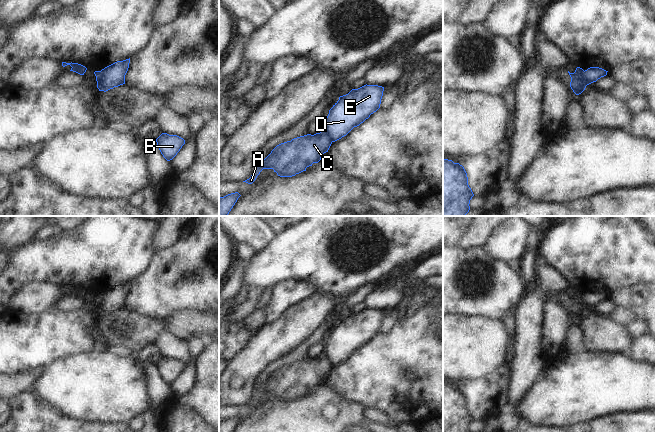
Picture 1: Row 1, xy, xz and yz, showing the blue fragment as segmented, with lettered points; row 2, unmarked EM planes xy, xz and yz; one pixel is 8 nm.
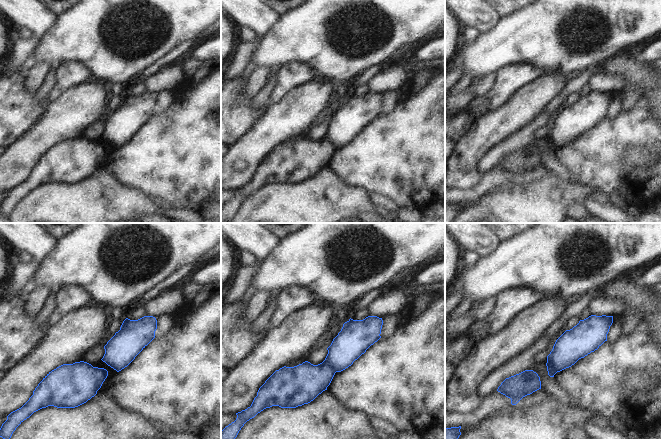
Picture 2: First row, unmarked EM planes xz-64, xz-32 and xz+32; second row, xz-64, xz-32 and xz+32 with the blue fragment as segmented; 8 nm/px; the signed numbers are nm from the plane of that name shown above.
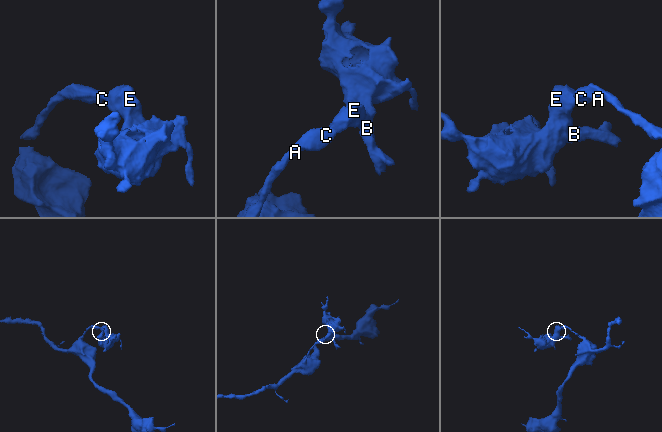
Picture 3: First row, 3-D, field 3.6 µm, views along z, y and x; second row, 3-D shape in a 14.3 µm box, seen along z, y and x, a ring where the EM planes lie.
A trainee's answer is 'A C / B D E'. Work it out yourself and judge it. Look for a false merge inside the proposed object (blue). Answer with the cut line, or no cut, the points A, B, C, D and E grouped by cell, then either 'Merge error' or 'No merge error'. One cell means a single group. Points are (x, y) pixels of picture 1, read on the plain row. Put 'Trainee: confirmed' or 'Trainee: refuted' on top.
Trainee: confirmed
Split along yz (583, 295), (583, 301), (588, 308). Groups: A C / B D E. Merge error.

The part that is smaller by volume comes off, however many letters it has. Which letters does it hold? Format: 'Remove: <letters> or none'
Remove: B, D, E

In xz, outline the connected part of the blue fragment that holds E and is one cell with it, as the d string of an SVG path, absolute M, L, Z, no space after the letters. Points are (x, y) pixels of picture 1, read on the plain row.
M366 308L340 320L329 334L322 354L333 366L346 360L380 332L383 315L382 310Z

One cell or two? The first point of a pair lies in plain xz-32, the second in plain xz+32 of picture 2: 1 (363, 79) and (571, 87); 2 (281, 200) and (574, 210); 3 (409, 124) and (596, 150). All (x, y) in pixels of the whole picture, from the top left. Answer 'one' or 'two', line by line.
1: one
2: two
3: one

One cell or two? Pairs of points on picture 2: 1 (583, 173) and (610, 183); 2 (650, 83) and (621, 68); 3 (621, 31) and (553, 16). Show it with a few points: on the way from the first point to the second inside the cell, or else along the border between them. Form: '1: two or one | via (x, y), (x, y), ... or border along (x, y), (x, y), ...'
1: one | via (590, 173), (600, 173), (603, 176)
2: one | via (643, 76), (639, 72), (633, 72), (628, 68)
3: one | via (598, 51), (570, 57), (558, 39)

